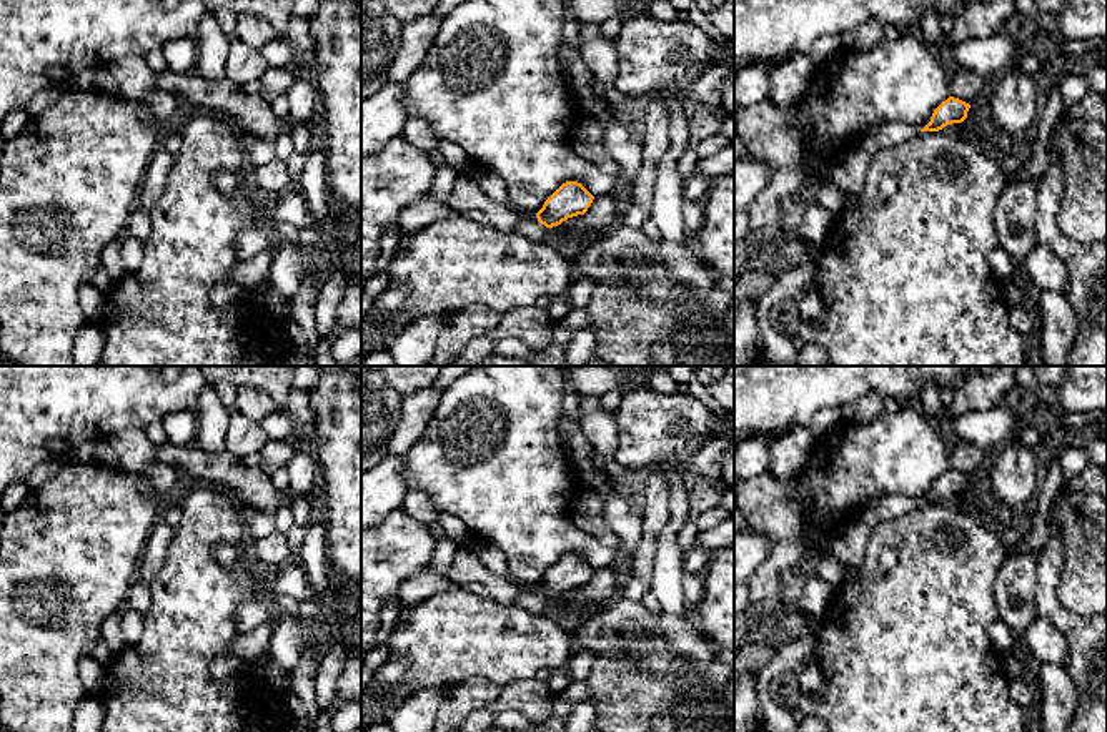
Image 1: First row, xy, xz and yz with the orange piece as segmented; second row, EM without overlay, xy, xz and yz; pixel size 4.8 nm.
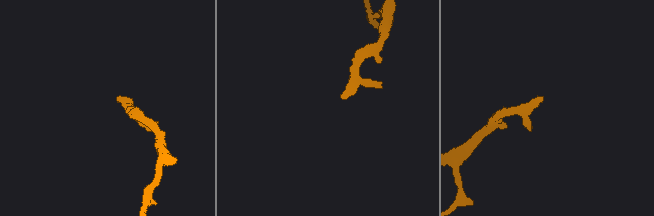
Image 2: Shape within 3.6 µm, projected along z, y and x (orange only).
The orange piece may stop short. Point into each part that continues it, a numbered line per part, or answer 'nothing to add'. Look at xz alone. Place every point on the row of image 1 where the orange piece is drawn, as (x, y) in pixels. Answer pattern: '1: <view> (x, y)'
1: xz (531, 228)

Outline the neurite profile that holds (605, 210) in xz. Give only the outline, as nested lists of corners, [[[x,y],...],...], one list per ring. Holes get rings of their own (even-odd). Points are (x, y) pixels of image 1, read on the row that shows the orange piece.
[[[618,188],[611,193],[596,196],[584,215],[568,218],[559,230],[576,238],[598,235],[619,223],[619,215],[628,206],[628,196]]]

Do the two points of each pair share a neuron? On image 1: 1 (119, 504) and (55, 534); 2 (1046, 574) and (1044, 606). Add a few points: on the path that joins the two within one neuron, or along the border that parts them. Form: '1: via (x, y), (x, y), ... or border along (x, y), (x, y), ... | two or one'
1: via (104, 514), (80, 534), (70, 534) | one
2: via (1046, 583), (1046, 598) | one

